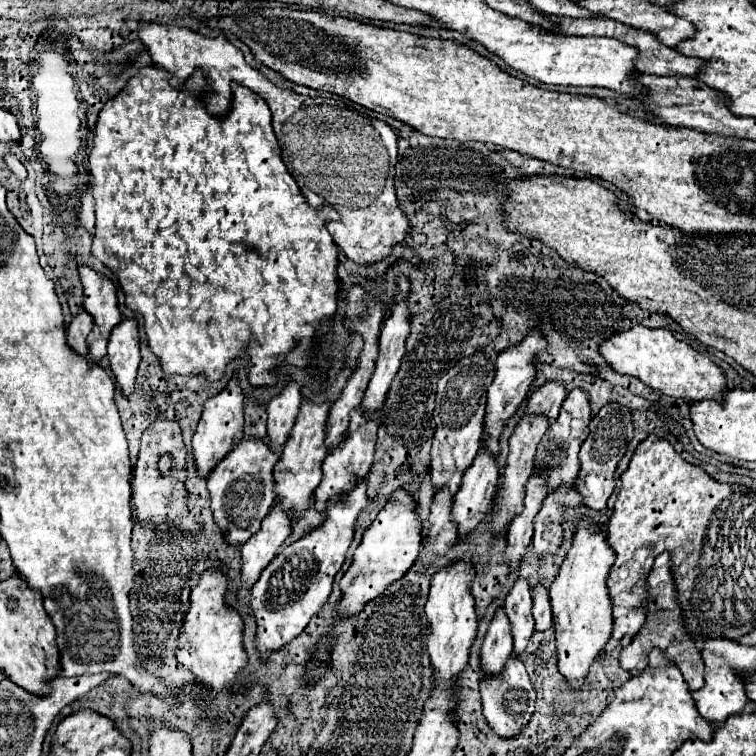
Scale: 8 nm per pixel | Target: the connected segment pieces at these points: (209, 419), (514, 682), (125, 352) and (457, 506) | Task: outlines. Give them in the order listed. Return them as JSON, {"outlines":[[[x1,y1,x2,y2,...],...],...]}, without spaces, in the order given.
{"outlines":[[[231,379,225,391,205,401,199,427,193,435,193,459,199,477,207,477,241,439,243,439,243,393,239,389,239,381]],[[509,657,499,677,481,679,481,699,483,699,483,717,487,725,493,729,493,733,503,739,517,737,527,727,535,711,535,689,529,683,523,661,517,657]],[[125,319,113,329,109,339,107,359,109,359,109,369,123,395,131,395,135,389,137,367,141,361,139,331,133,319]],[[483,447,471,469,463,475,463,485,453,499,451,521,457,525,457,537,465,539,483,519,485,511,491,509,493,497,499,485,499,471,495,457]]]}

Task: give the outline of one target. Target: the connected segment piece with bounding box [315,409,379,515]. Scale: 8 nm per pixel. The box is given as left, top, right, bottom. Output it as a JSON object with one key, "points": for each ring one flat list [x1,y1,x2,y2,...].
{"points":[[355,409,351,413,351,425,349,425,347,439,343,441,343,445,339,445,339,449,333,449,323,463,323,481,321,481,319,489,315,491,315,511,319,511,321,515,325,515,325,511,327,511,327,501,349,493,357,485,357,481,365,479,365,475,369,473,369,467,373,463,375,443,377,443,377,437,375,437,375,433,379,429,377,419,379,419,377,413,371,421,365,421,365,417,359,417,359,409]]}

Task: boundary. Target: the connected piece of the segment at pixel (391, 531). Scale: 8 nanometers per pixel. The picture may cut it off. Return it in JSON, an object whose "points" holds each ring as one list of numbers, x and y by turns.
{"points":[[399,489,399,493,393,493,385,509,363,533,363,539,355,549,353,563,339,581,341,587,341,599,337,605,339,617,349,619,361,613,369,601,377,599,393,581,401,579,415,563,419,547,421,547,421,521,417,517,415,503,407,493,403,493,403,489]]}

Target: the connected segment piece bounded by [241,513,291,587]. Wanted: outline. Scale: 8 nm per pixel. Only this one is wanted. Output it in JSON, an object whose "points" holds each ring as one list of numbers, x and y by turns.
{"points":[[269,513,263,519,259,533,255,533,241,547,241,581,243,587,253,587,263,569,279,553,279,547,291,535,291,521,283,513]]}

